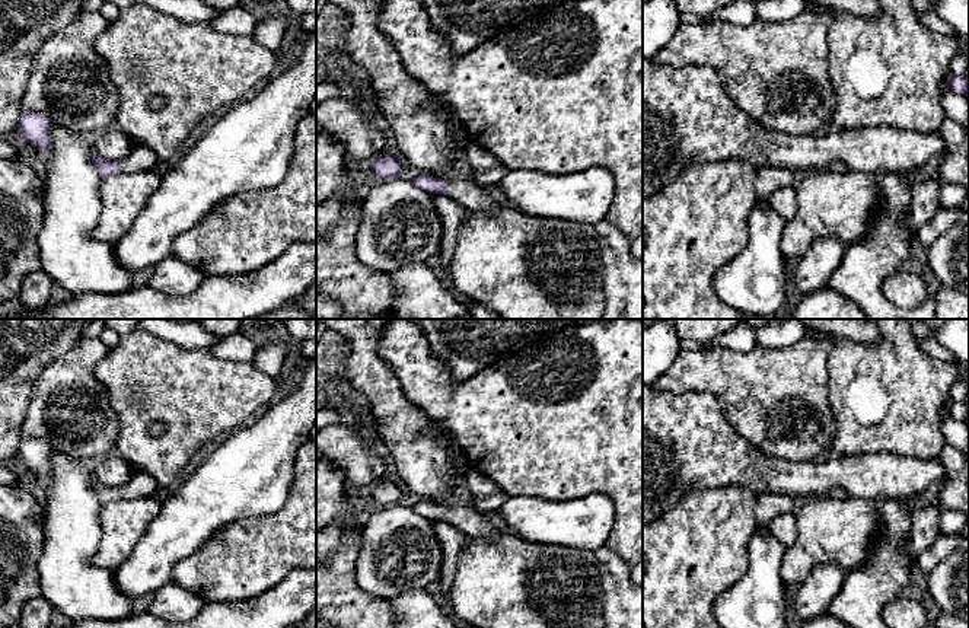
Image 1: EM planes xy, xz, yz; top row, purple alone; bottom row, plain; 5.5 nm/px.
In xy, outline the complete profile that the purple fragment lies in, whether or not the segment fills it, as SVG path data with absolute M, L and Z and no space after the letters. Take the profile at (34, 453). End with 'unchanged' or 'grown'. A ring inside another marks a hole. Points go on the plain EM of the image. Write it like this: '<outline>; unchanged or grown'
M20 439L17 458L22 466L50 478L52 474L51 452L51 447L39 439Z; unchanged

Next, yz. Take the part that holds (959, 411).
M952 401L947 414L957 421L966 421L966 418L969 417L969 407L965 404L965 401Z; unchanged

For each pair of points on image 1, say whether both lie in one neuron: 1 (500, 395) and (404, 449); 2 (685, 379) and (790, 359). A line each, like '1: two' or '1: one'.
1: two
2: one

